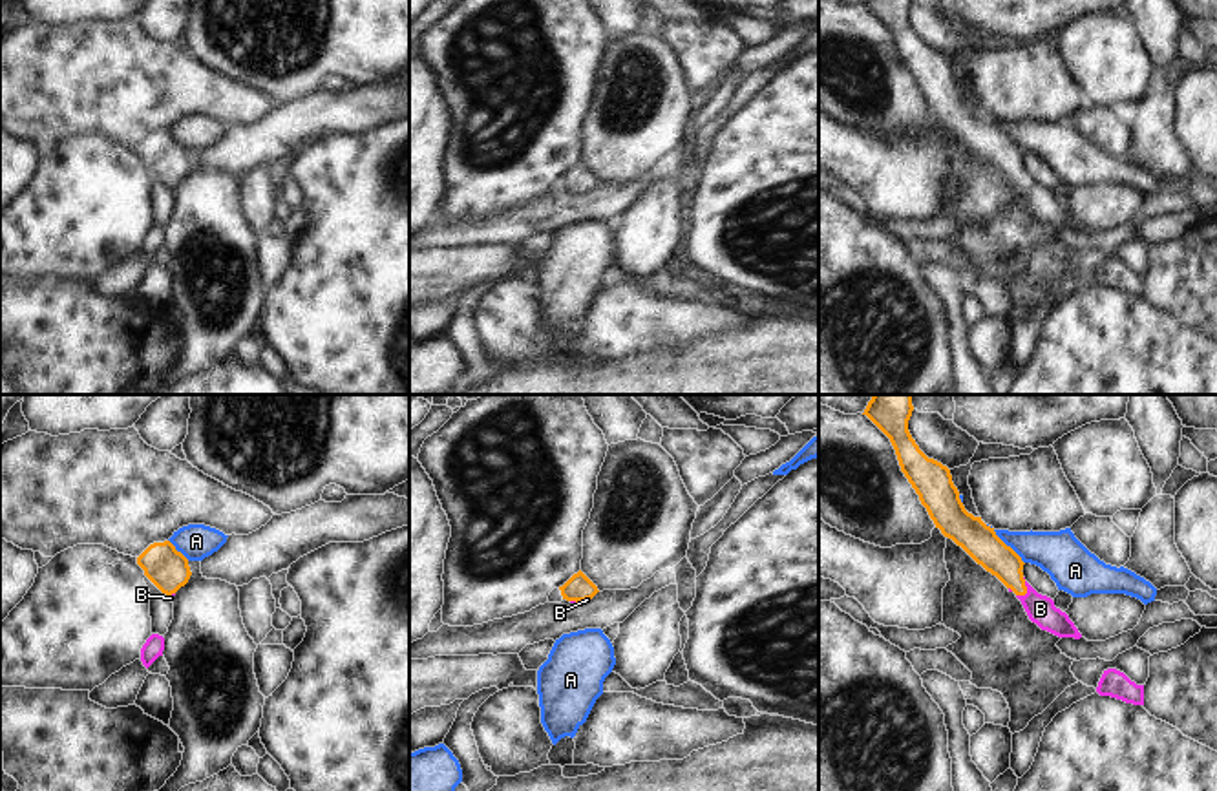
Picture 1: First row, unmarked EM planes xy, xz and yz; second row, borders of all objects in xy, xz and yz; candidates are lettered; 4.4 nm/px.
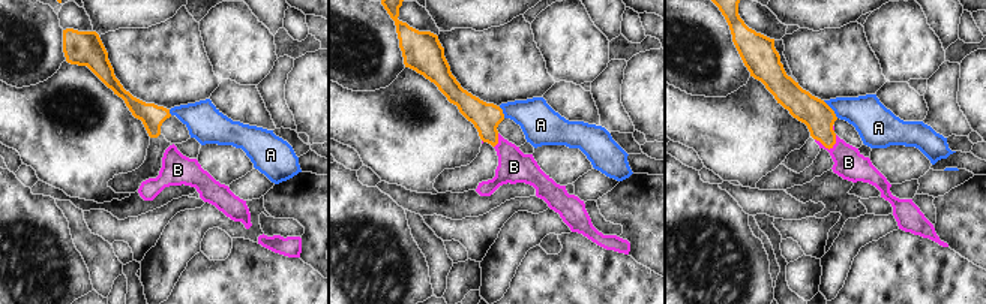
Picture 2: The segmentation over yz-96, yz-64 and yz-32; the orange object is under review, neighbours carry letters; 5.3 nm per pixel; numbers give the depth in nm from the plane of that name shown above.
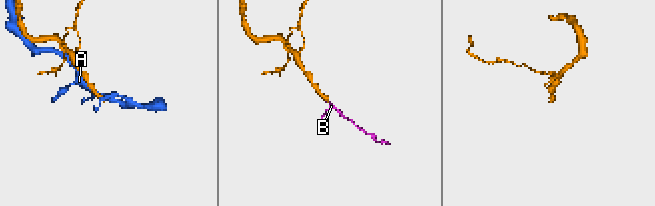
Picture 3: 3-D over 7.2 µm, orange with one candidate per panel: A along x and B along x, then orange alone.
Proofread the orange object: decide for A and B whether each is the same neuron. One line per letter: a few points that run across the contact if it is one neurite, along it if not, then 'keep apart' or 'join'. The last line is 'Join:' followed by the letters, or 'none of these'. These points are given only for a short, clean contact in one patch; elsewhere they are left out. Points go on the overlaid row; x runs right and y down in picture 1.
A: keep apart
B: line yz (987, 548), (1026, 590), (1040, 609); join
Join: B

